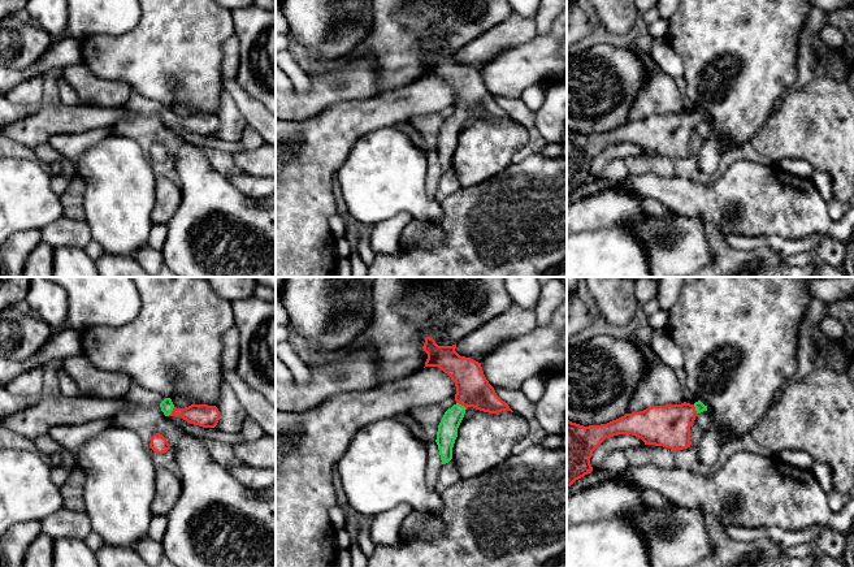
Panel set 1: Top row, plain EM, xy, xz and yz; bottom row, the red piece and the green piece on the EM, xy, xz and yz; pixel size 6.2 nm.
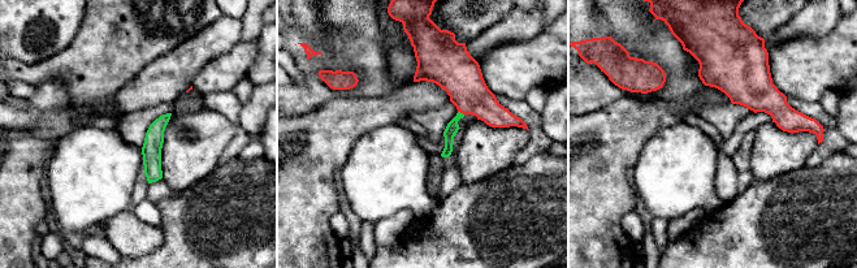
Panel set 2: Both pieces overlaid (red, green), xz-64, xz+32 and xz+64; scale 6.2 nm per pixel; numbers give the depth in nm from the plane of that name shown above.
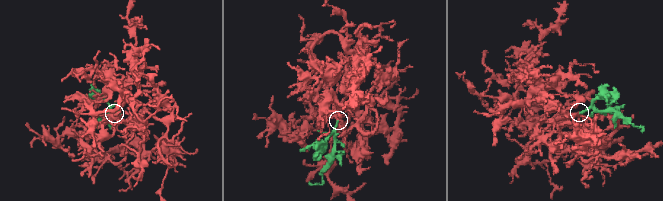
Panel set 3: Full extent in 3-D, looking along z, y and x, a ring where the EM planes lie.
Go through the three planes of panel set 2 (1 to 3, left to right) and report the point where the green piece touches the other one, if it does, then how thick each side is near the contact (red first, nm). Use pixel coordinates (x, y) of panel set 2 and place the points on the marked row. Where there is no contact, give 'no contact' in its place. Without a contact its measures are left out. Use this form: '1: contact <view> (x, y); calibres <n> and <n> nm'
1: no contact
2: contact xz+32 (461, 112); calibres 280 and 80 nm
3: no contact

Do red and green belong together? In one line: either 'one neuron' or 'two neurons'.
one neuron

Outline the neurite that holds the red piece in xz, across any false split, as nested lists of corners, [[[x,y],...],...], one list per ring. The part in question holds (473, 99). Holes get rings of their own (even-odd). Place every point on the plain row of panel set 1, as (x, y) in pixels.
[[[426,46],[422,57],[428,62],[425,75],[438,75],[451,86],[456,95],[456,112],[445,121],[435,148],[442,173],[446,173],[452,168],[458,137],[468,116],[489,122],[513,120],[497,104],[484,83],[481,72],[460,65],[455,60],[456,52],[438,55],[433,47]]]

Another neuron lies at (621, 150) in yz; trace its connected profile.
[[[617,143],[610,147],[606,147],[591,163],[590,173],[593,178],[597,178],[603,169],[617,159],[627,159],[630,156],[638,156],[645,153],[645,151],[632,143]]]

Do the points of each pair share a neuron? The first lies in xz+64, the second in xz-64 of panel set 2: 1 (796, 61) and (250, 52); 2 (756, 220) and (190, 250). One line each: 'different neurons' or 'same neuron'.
1: same neuron
2: same neuron

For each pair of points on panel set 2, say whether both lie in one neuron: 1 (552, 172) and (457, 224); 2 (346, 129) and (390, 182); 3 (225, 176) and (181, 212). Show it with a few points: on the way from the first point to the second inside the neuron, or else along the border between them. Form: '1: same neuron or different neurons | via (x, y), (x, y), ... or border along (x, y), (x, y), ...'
1: same neuron | via (528, 195), (500, 224), (480, 224)
2: different neurons | border along (385, 126), (377, 126), (364, 133), (341, 167)
3: same neuron | via (215, 186), (191, 210)

